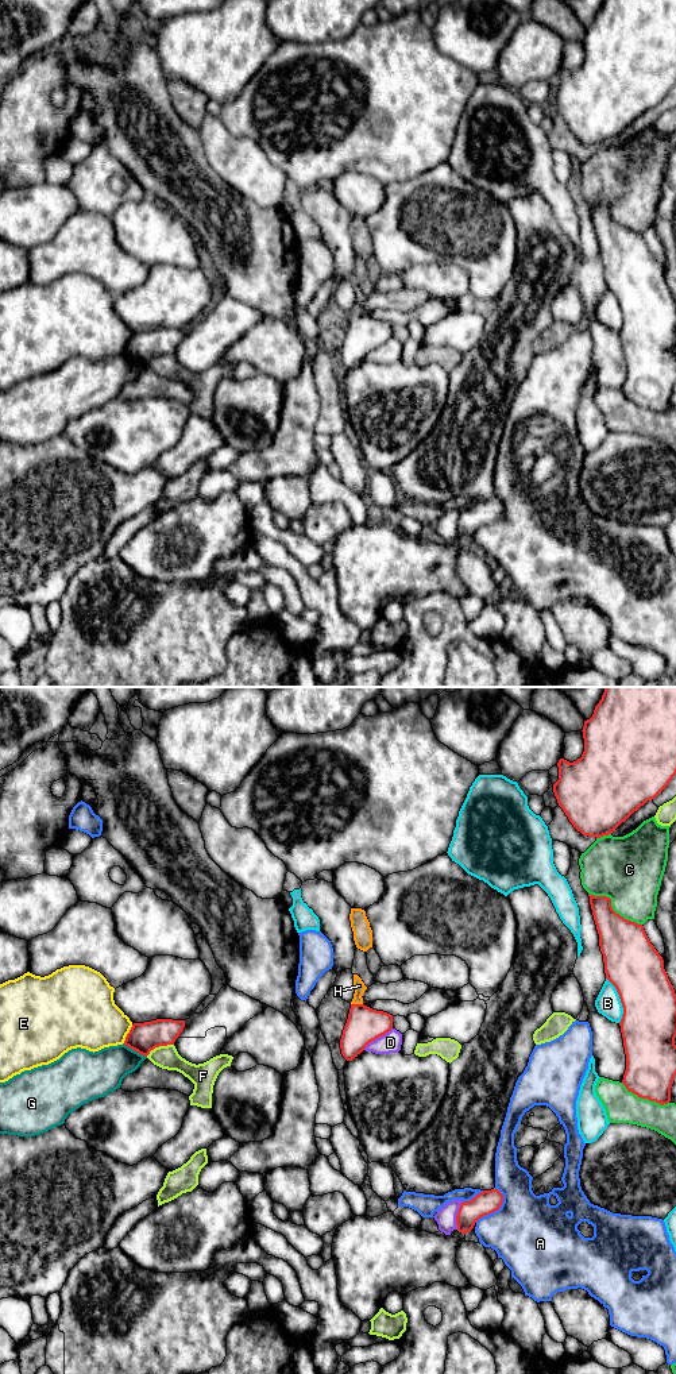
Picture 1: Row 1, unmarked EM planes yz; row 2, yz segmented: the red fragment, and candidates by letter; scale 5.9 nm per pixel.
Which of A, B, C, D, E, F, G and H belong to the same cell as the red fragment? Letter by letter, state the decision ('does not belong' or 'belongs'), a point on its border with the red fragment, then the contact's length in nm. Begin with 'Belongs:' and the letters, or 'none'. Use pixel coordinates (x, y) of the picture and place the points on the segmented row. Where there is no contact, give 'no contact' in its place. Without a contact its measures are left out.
Belongs: none
A: does not belong; meets red in yz at (497, 1210); contact 240 nm long
B: does not belong; meets red in yz at (621, 1000); contact 280 nm long
C: does not belong; meets red in yz at (611, 907); contact 380 nm long
D: does not belong; meets red in yz at (377, 1037); contact 220 nm long
E: does not belong; meets red in yz at (127, 1034); contact 130 nm long
F: does not belong; meets red in yz at (159, 1045); contact 180 nm long
G: does not belong; meets red in yz at (135, 1050); contact 170 nm long
H: does not belong; meets red in yz at (356, 1004); contact 70 nm long

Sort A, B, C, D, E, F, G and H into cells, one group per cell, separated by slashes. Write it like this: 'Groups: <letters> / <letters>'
Groups: A / B / C / D / E / F H / G

